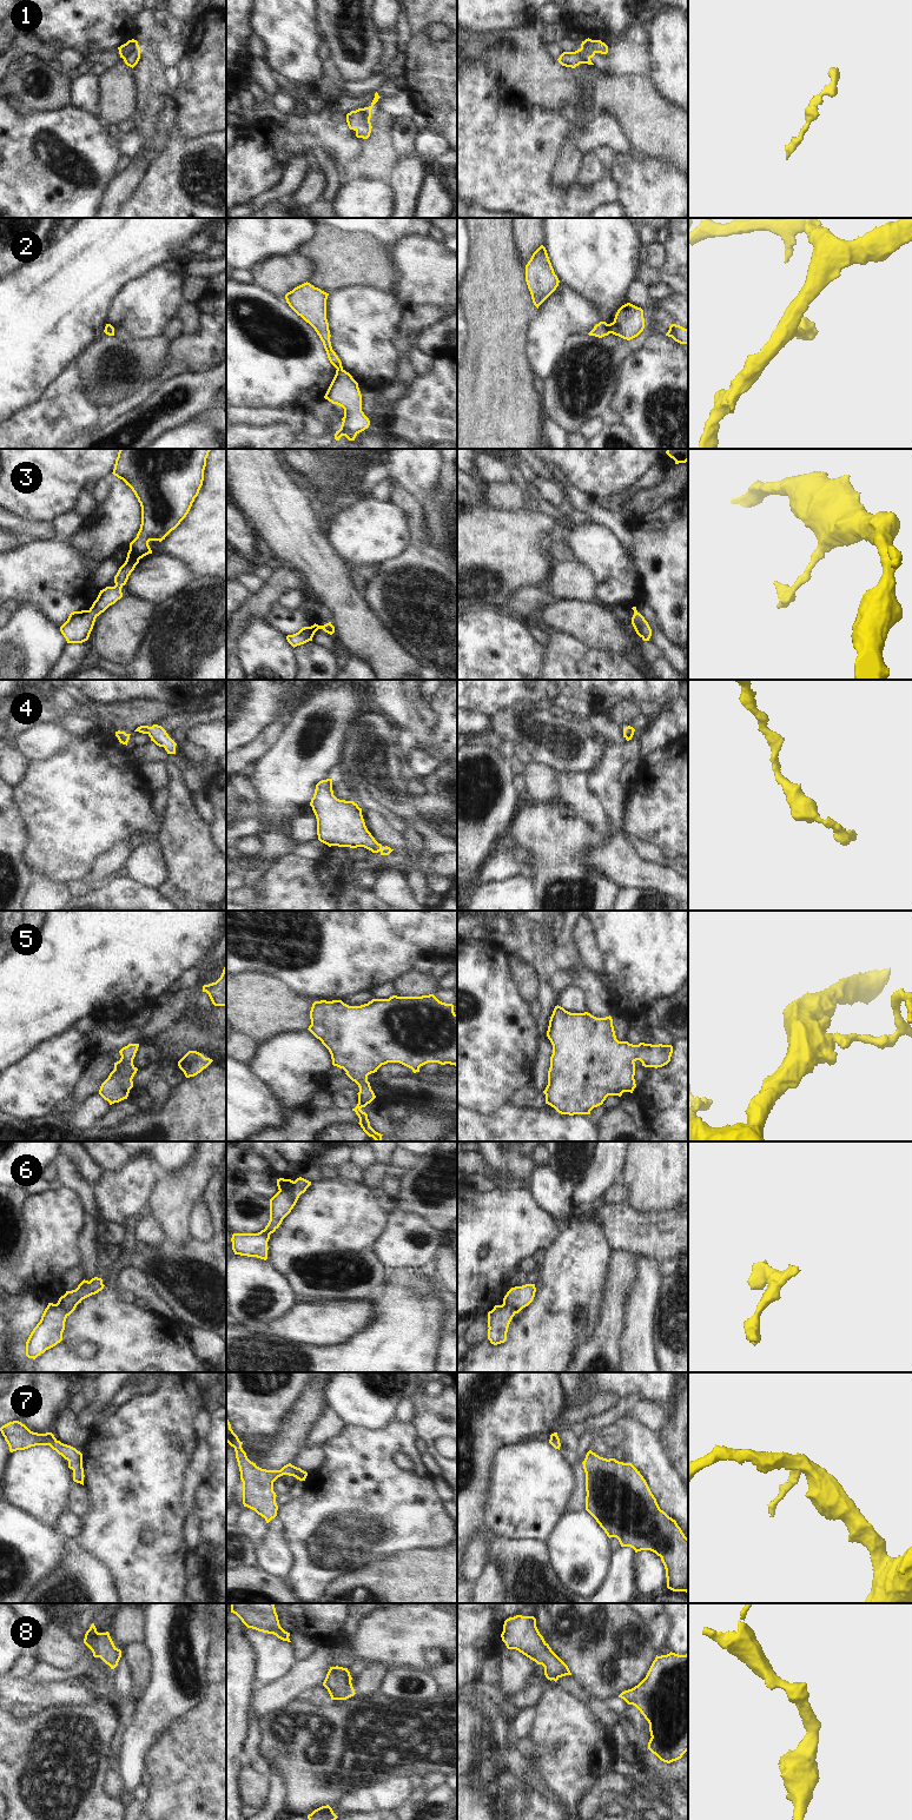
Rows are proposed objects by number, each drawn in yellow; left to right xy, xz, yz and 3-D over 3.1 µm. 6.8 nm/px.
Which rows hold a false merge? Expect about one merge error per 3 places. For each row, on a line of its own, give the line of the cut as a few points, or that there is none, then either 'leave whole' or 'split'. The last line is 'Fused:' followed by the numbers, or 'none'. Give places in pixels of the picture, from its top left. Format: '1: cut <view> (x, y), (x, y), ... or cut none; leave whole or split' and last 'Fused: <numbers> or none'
1: cut xy (139, 48), (129, 52), (123, 58); split
2: cut yz (607, 324), (607, 329), (610, 332); split
3: cut none; leave whole
4: cut none; leave whole
5: cut none; leave whole
6: cut xz (295, 1182), (290, 1191), (279, 1190); split
7: cut none; leave whole
8: cut none; leave whole
Fused: 1, 2, 6

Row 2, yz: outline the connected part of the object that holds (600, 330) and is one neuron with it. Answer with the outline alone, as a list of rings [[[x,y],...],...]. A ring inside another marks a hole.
[[[600,322],[588,335],[602,338],[604,336],[608,336],[609,333],[610,332],[608,330],[608,324],[606,322]]]

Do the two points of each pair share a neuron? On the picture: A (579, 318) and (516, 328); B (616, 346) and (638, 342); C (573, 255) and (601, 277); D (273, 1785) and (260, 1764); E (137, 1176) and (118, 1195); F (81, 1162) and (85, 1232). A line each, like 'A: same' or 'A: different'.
A: different
B: same
C: same
D: same
E: same
F: different

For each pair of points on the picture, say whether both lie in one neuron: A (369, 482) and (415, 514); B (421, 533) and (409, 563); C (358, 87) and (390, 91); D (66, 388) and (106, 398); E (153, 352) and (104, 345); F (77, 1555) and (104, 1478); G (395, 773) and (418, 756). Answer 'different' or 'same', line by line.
A: different
B: different
C: different
D: different
E: same
F: different
G: different

